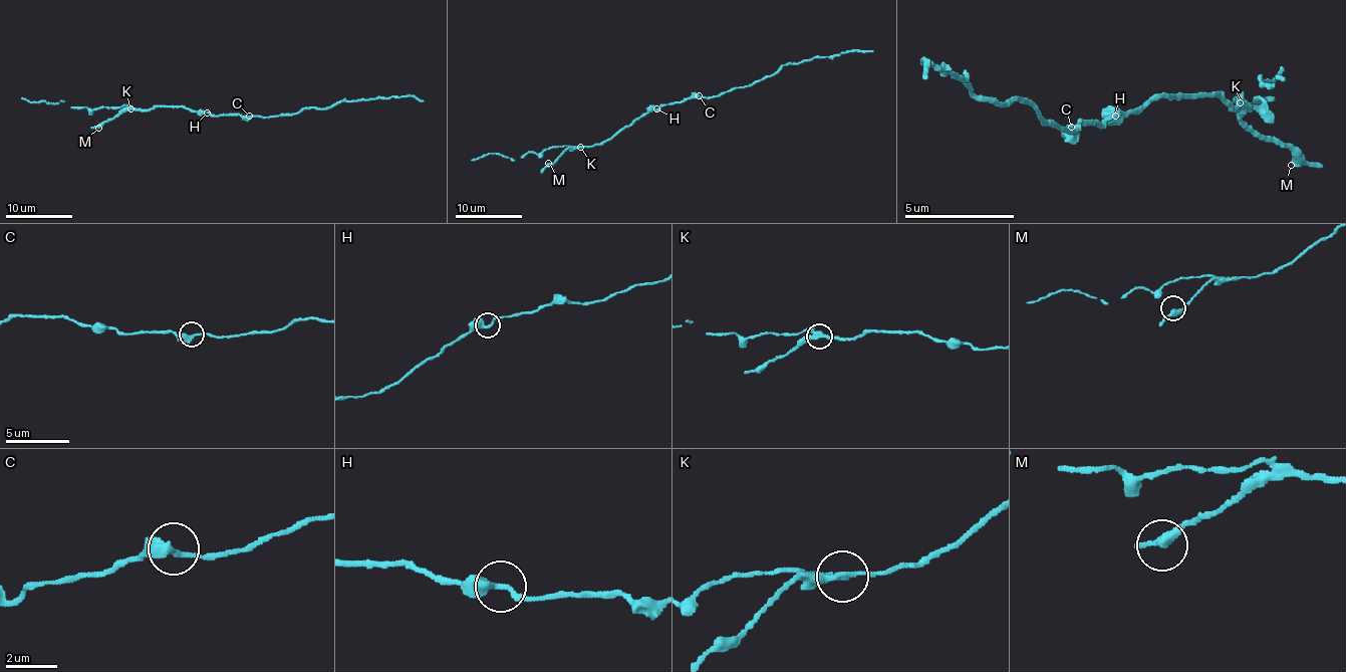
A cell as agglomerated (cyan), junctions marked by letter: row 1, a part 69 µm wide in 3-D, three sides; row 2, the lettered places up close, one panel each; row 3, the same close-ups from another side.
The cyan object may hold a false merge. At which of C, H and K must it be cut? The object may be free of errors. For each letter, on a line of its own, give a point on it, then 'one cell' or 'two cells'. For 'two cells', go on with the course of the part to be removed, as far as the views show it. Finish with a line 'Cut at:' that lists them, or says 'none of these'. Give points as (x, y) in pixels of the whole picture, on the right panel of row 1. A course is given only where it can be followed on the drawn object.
C: place (1071, 127); one cell
H: place (1115, 116); one cell
K: place (1240, 102); two cells; course (1242, 104), (1242, 116), (1307, 165), (1324, 165)
Cut at: K

